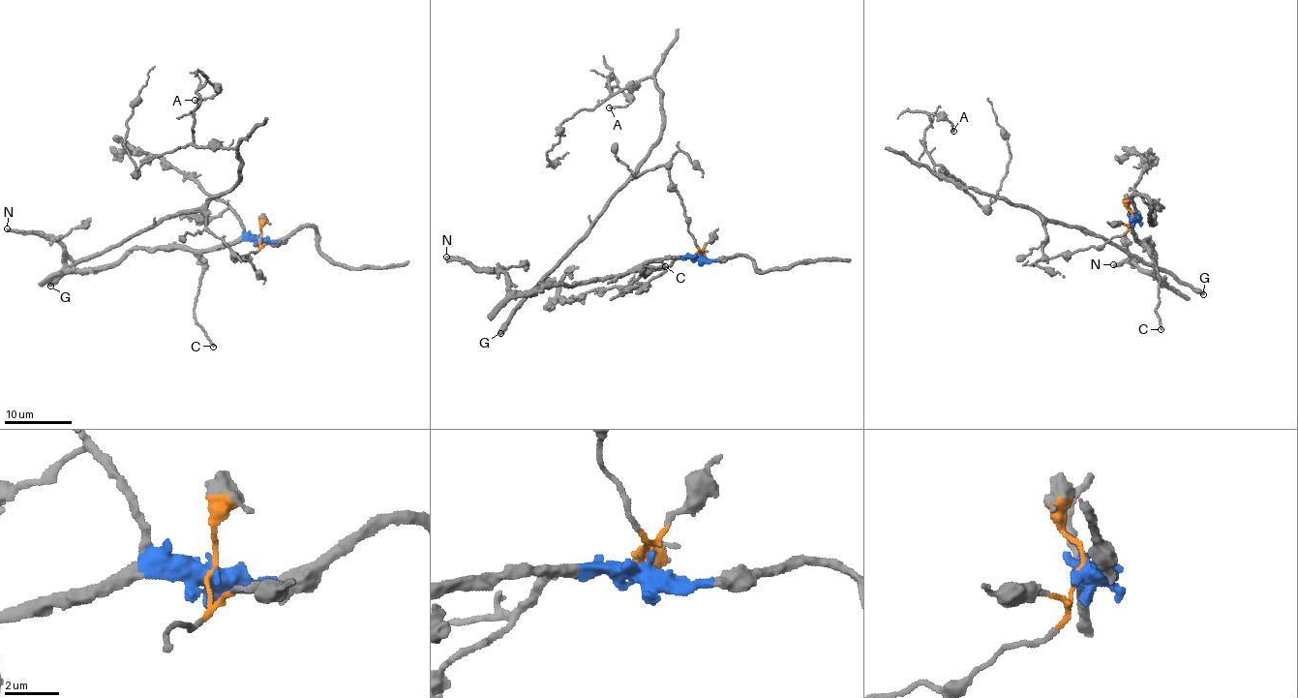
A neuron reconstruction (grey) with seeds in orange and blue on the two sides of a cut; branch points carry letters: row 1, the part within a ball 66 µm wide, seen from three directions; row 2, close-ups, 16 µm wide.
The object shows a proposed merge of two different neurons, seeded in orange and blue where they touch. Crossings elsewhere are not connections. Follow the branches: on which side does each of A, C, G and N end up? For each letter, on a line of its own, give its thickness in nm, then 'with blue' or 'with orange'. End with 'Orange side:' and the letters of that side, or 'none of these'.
A: 180 nm | with orange
C: 190 nm | with blue
G: 480 nm | with orange
N: 360 nm | with blue
Orange side: A, G

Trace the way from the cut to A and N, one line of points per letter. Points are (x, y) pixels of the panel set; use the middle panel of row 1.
A: (700, 256), (670, 169), (638, 176), (660, 132), (655, 81), (613, 93), (609, 76), (630, 102), (609, 106)
N: (700, 257), (643, 261), (621, 274), (514, 292), (510, 279), (500, 272), (478, 268), (446, 257)

